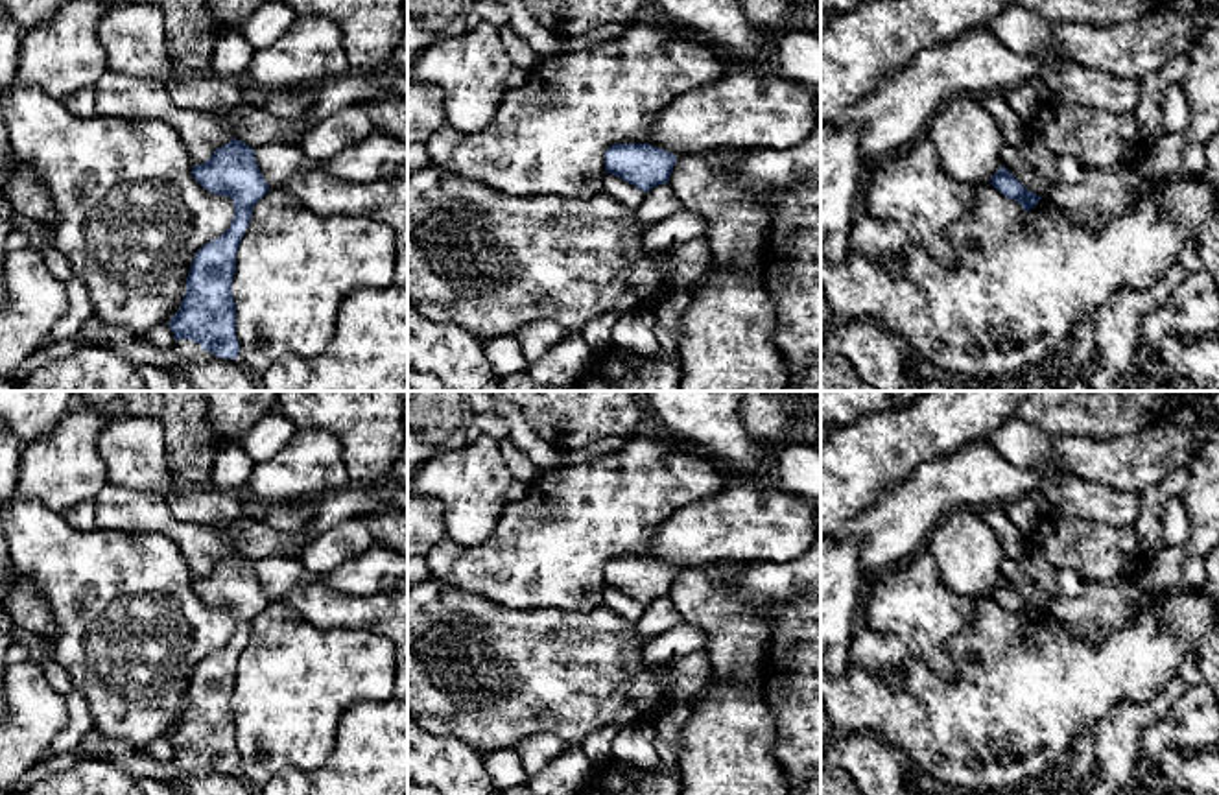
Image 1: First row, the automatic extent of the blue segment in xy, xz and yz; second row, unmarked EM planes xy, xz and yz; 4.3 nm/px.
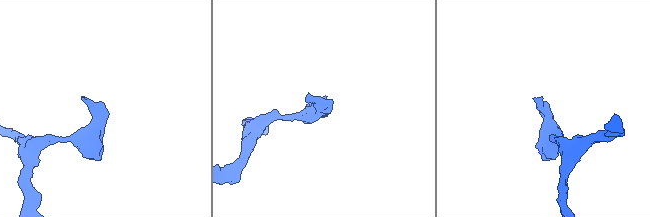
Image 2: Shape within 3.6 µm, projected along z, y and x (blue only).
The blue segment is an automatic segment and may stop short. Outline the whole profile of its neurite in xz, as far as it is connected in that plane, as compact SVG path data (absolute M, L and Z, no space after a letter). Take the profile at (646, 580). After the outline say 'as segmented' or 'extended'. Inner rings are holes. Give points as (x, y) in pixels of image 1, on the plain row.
M614 557L605 564L605 583L644 607L669 596L677 570L651 557Z; as segmented

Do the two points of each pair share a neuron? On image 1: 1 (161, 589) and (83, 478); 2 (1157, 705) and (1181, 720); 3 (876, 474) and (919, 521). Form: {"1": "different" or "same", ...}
{"1": "different", "2": "different", "3": "different"}

